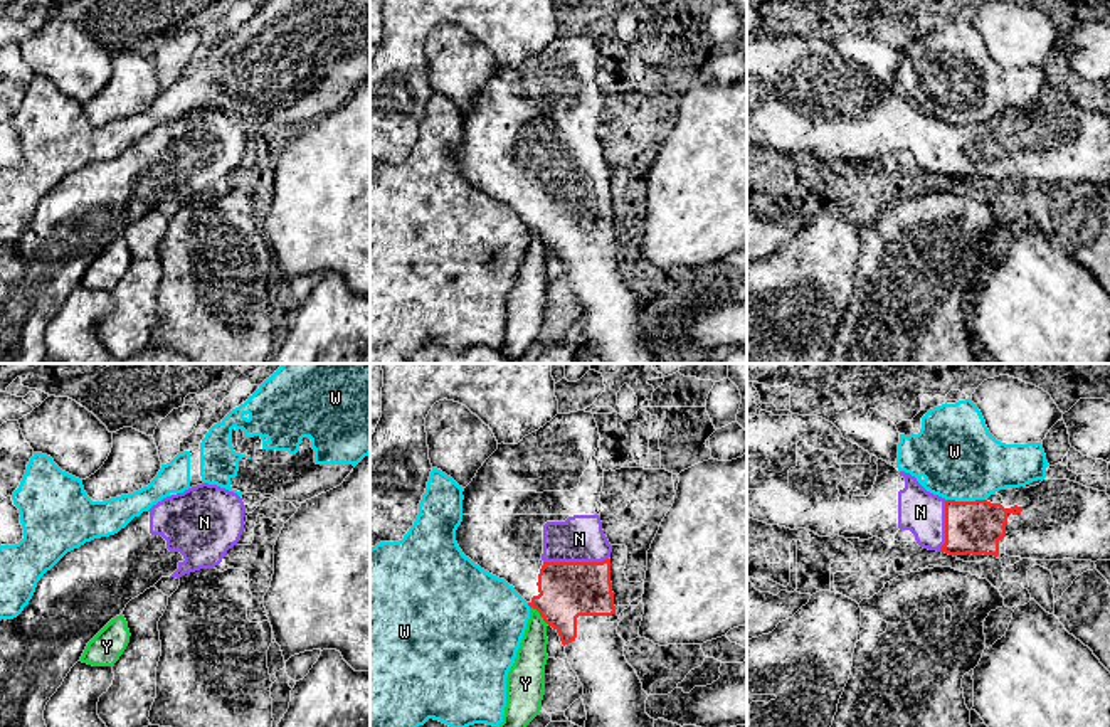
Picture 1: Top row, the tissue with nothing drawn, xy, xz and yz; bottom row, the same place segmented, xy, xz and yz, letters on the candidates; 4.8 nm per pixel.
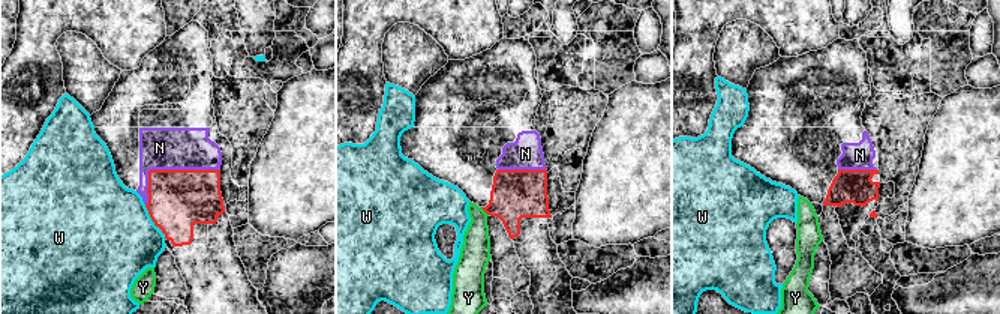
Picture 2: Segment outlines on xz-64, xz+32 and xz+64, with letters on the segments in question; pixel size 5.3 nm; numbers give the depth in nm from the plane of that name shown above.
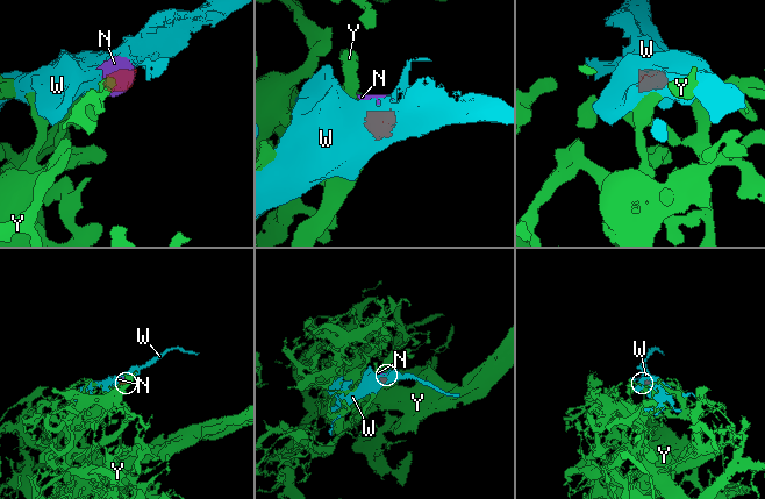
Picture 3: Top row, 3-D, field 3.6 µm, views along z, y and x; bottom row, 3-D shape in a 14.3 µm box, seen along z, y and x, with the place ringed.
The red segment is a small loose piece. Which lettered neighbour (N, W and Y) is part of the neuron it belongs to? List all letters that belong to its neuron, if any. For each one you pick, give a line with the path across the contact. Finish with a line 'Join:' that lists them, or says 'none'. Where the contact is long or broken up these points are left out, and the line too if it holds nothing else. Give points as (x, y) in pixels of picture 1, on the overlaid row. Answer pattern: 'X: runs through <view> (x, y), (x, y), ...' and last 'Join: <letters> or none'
Join: N

